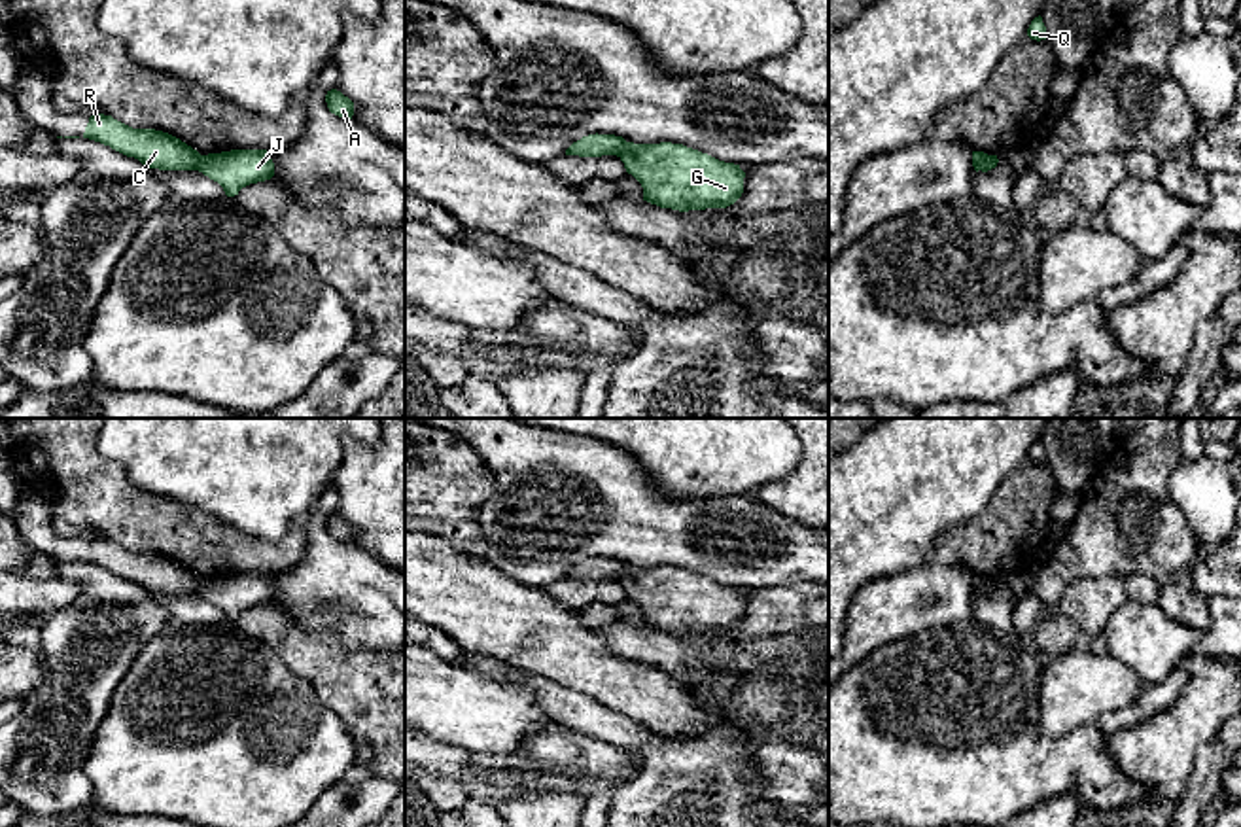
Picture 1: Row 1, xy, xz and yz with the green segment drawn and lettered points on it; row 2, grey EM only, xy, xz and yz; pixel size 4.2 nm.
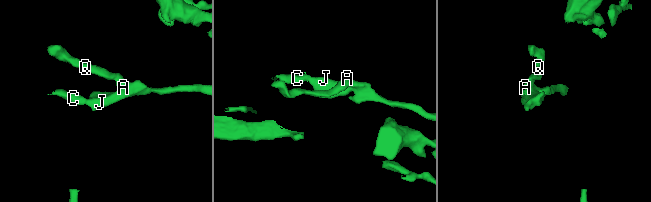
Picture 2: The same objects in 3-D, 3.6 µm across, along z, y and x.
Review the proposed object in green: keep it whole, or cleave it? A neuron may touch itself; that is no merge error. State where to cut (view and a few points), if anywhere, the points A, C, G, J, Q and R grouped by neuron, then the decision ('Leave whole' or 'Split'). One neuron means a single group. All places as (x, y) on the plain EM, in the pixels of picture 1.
Split along xy (203, 580), (195, 593). Groups: A G J Q / C R. Split

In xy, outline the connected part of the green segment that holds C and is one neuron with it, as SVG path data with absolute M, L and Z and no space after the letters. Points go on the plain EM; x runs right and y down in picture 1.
M104 537L89 541L83 562L110 570L159 594L197 594L202 581L197 573L168 556L132 553Z

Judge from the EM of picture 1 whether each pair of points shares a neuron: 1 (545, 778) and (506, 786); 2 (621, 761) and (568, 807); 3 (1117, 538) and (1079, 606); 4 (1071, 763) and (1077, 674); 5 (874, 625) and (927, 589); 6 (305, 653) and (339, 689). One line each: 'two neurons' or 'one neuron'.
1: one neuron
2: two neurons
3: two neurons
4: two neurons
5: one neuron
6: one neuron

